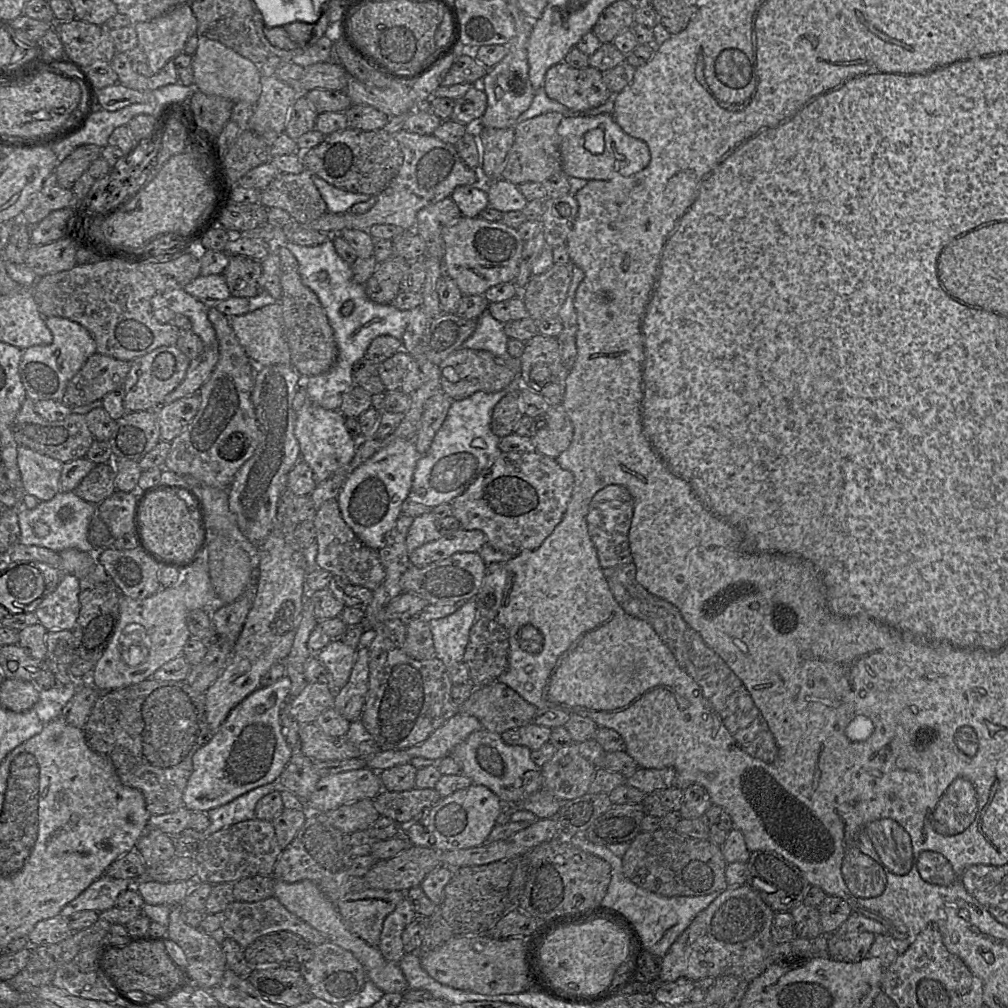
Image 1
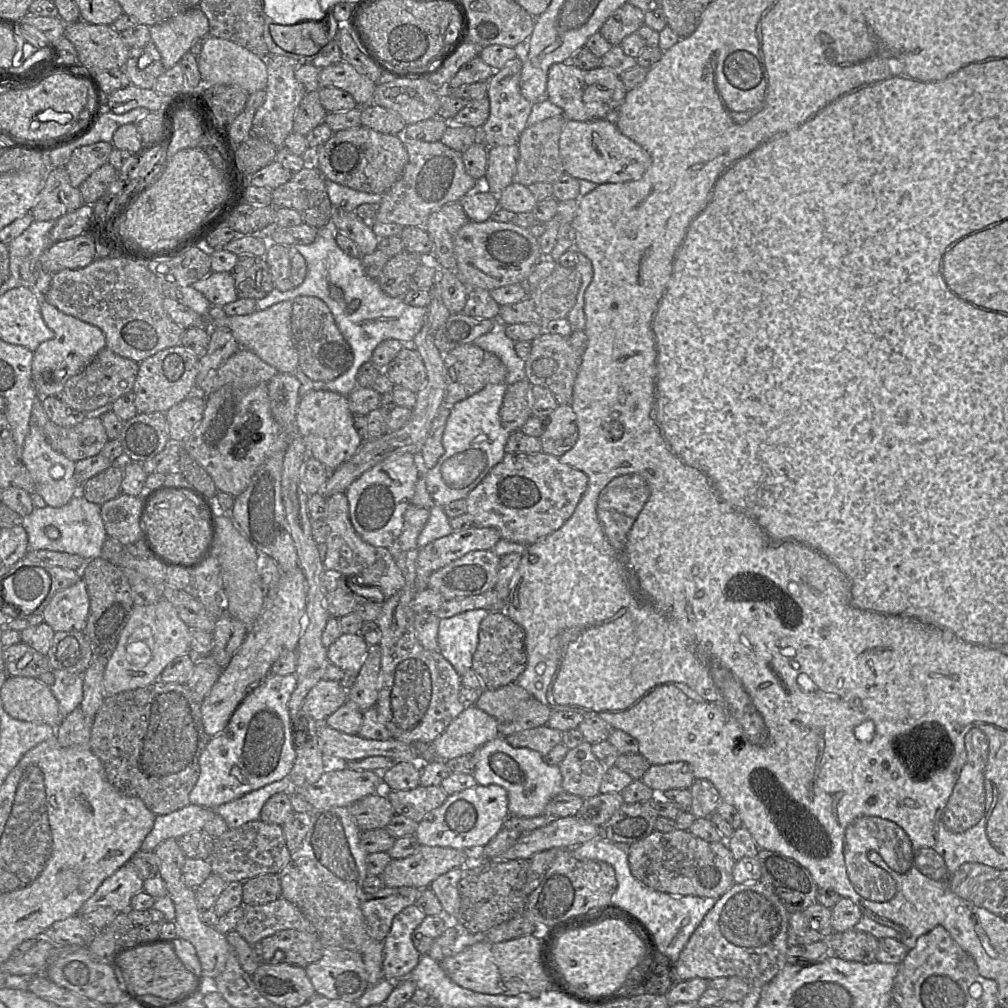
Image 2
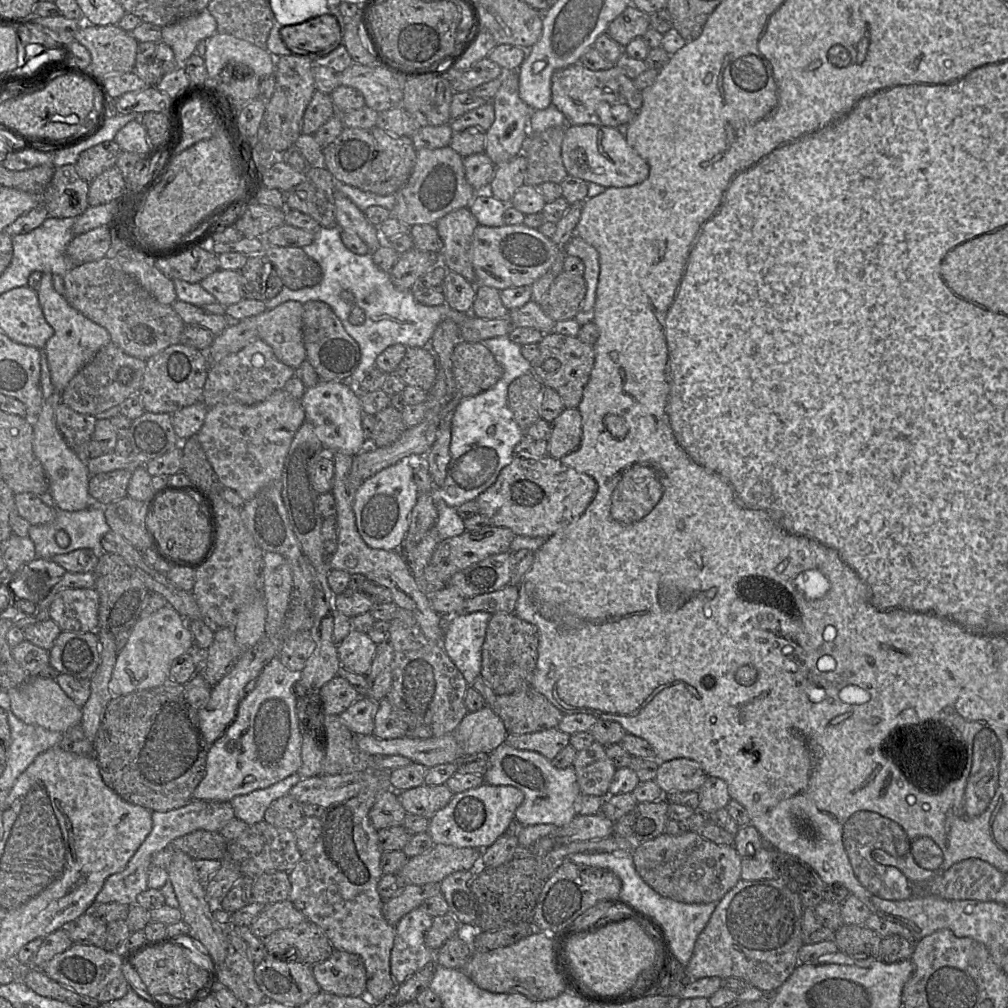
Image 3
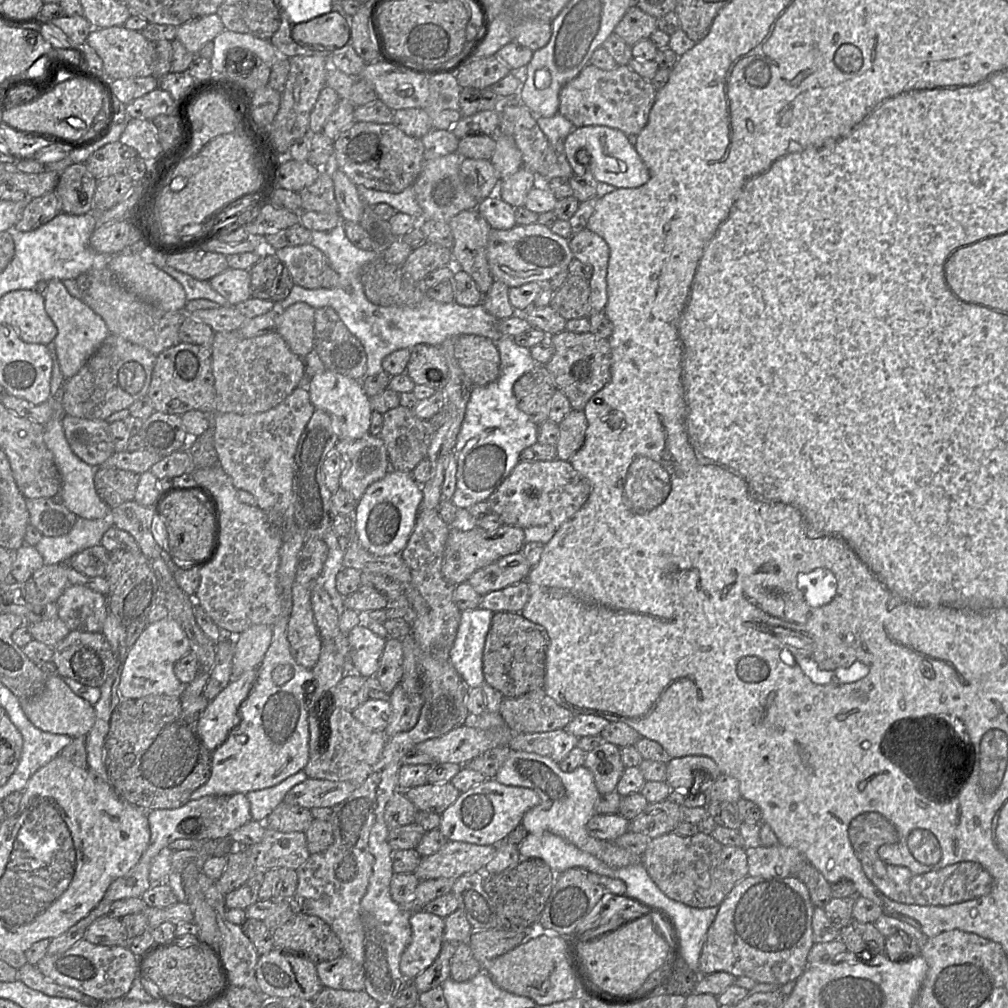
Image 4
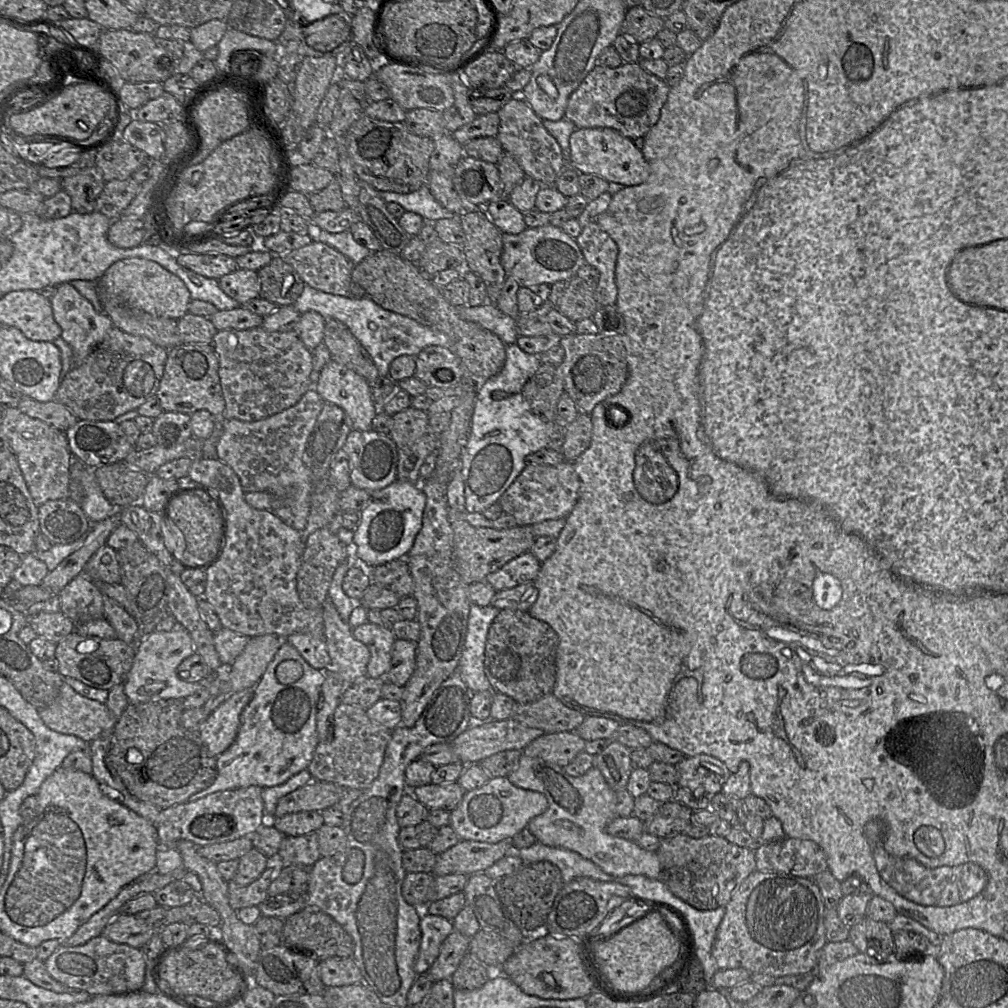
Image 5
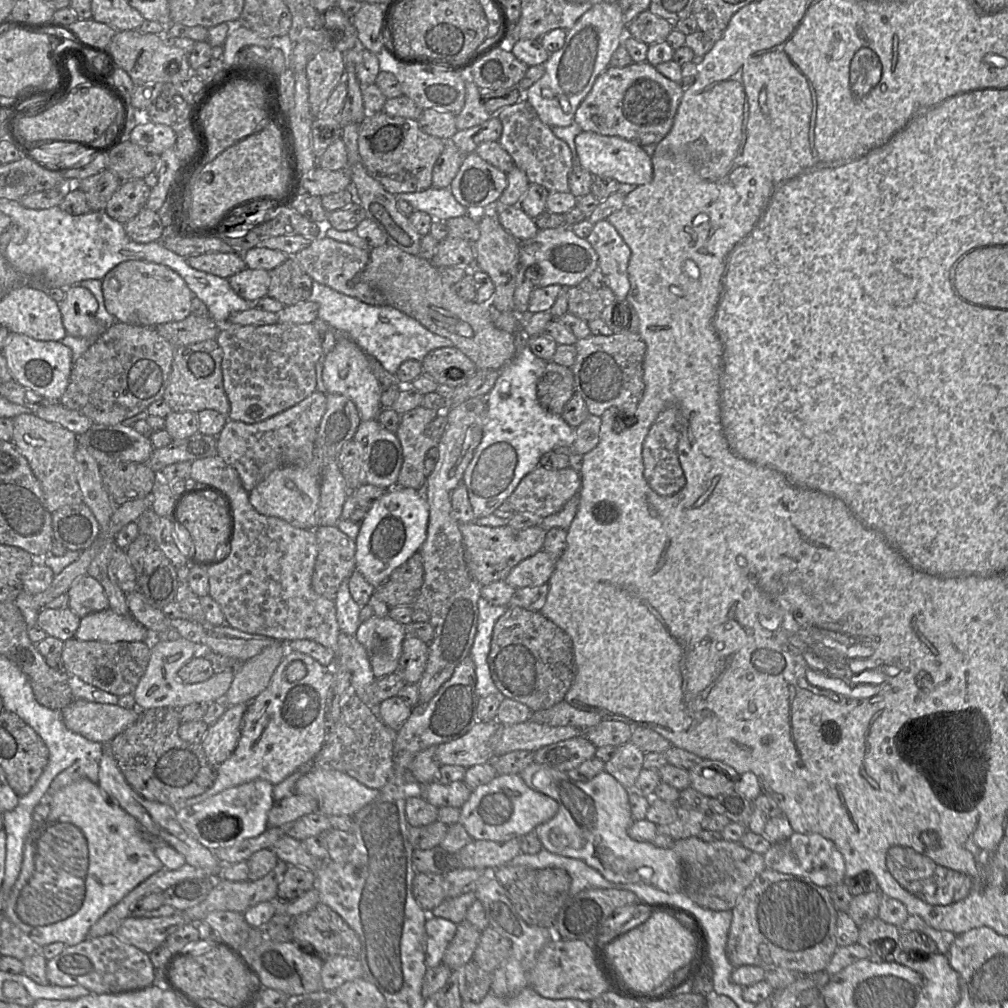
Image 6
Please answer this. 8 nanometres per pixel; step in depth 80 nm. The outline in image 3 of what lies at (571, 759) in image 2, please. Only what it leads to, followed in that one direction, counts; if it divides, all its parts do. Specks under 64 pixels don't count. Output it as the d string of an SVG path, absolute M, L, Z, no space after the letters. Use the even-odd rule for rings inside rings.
M594 742L578 751L572 764L581 794L606 797L616 767L605 752L605 746Z

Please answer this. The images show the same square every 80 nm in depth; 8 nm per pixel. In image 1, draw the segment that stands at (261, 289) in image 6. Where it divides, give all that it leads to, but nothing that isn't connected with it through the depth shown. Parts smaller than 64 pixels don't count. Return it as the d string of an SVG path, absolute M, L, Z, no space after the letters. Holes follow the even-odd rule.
M223 274L200 275L183 289L208 308L216 307L217 304L231 297Z

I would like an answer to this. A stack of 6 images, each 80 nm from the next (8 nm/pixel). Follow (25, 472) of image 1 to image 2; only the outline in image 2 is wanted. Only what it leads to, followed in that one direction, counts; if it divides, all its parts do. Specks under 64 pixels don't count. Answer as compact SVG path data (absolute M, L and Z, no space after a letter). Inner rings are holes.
M30 426L24 439L21 458L34 482L33 492L38 493L48 506L61 507L79 493L80 486L74 477L75 462L54 450L46 441L41 428Z

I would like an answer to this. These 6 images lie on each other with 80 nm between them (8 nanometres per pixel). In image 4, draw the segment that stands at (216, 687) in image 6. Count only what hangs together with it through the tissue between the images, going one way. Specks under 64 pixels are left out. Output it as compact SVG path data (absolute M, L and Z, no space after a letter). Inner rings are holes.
M171 617L149 623L135 643L128 649L120 668L118 692L122 699L136 699L148 695L181 696L185 684L177 679L174 664L191 652L189 639Z

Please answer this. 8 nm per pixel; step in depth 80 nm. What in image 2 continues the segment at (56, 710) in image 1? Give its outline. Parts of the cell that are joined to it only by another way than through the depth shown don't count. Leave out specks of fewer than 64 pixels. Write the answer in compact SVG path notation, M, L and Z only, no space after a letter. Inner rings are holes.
M53 670L55 681L50 686L53 696L58 701L63 717L67 716L82 702L83 674L69 673L63 670Z

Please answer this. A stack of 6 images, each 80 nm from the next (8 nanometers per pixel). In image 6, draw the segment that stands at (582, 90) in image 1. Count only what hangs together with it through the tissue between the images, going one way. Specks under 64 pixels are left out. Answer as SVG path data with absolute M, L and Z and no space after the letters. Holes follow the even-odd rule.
M646 61L623 68L609 66L579 105L574 122L582 131L619 136L640 146L656 145L670 131L683 92L680 83L668 79Z

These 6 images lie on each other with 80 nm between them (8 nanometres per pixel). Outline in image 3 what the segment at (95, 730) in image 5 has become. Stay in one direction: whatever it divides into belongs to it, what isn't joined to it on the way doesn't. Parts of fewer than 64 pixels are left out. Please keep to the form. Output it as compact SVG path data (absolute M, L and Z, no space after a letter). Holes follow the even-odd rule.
M32 677L21 686L5 690L12 713L23 723L63 733L81 724L82 711L61 689L55 679Z

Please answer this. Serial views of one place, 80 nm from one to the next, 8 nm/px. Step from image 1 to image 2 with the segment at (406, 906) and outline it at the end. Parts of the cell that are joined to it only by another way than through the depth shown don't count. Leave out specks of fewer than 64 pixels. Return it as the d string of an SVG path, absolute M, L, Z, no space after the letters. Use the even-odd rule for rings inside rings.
M412 905L393 919L390 932L384 940L384 979L397 983L408 978L419 963L421 954L413 945L412 934L425 917L425 913Z

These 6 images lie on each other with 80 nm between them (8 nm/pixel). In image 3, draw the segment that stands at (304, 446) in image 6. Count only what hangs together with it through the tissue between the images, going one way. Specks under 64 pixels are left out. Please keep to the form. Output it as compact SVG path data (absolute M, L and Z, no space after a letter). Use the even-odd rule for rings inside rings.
M284 390L275 391L254 405L239 403L218 404L207 410L204 423L196 434L206 457L224 488L234 490L244 501L252 499L263 487L281 481L285 458L298 428L305 421L300 400Z

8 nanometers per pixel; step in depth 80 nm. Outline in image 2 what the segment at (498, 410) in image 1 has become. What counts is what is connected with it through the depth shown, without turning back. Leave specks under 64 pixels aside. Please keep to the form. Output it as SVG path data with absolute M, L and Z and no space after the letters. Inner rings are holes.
M528 380L516 382L507 387L499 409L502 427L509 433L520 431L531 413L531 389Z

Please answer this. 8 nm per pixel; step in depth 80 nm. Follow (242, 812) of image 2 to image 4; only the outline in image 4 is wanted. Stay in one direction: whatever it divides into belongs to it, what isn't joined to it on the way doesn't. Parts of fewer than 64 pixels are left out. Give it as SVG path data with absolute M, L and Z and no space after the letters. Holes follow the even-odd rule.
M302 770L274 786L246 793L250 803L251 820L264 822L263 819L283 801L286 793L307 778L307 774Z

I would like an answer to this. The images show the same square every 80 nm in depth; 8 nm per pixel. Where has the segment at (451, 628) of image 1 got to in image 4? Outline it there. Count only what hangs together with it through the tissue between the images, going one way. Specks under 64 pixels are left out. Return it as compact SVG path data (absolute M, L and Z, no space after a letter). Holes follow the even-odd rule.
M483 608L461 612L450 663L469 689L479 688L485 682L483 651L493 615L494 612Z

